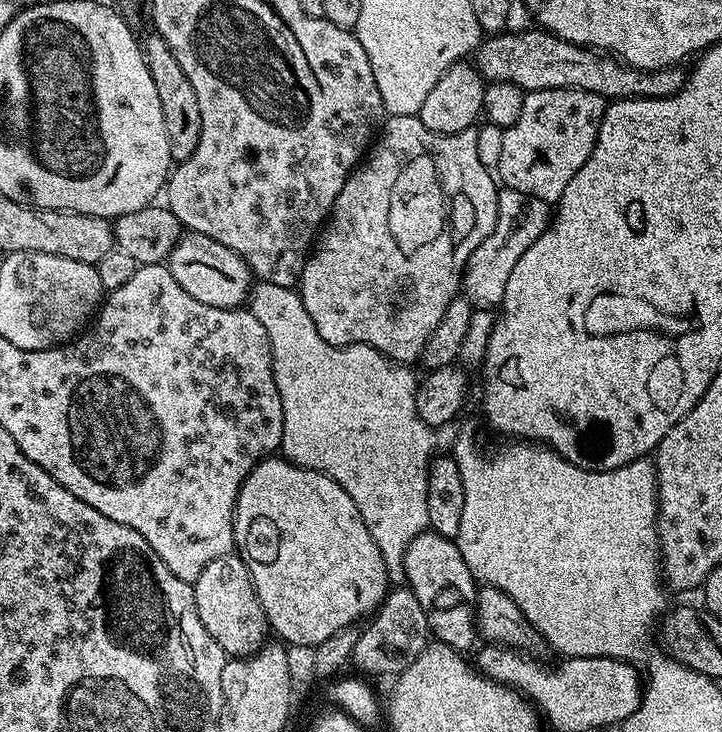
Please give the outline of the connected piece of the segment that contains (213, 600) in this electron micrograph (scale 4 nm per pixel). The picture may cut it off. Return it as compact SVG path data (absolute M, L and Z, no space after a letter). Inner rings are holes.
M239 554L214 558L214 562L198 574L194 587L198 618L202 618L202 626L206 626L210 638L222 646L225 657L252 656L264 647L270 636L268 619L258 602L250 570Z

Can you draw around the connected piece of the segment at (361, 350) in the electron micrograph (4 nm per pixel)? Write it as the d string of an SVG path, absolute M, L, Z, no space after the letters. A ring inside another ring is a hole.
M253 283L246 308L262 322L266 338L270 338L274 382L282 398L284 415L279 446L283 459L299 468L326 474L326 478L338 482L338 486L354 498L354 506L358 506L358 514L362 514L362 522L366 522L366 530L370 530L370 538L374 538L374 546L378 546L382 554L382 562L386 562L389 581L396 586L403 585L406 546L428 528L428 468L438 453L455 441L457 429L452 426L431 428L418 418L418 376L411 372L411 367L398 364L365 344L347 344L339 348L326 342L322 334L314 330L314 322L310 322L310 314L306 314L306 306L302 306L296 288Z

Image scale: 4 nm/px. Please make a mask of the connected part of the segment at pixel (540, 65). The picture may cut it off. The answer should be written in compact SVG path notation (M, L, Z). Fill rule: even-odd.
M505 30L481 39L480 47L474 53L474 67L485 81L494 84L510 82L523 88L525 93L551 88L577 88L612 100L623 100L638 96L672 96L686 79L685 73L680 73L681 69L676 66L647 72L632 68L611 55L601 54L595 48L583 48L580 44L566 42L552 32L512 31Z

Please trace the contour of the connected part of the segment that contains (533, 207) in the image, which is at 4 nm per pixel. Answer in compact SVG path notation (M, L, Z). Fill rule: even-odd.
M507 187L503 189L502 207L498 214L498 222L494 226L490 238L486 238L486 242L482 242L482 246L475 248L468 259L468 263L472 266L472 294L468 299L472 301L477 309L495 309L500 305L506 294L506 282L510 279L510 274L514 271L518 258L522 258L522 254L526 254L526 250L530 250L530 246L534 246L534 242L544 233L549 223L550 204L548 202L531 197L530 194L519 193L518 190Z

